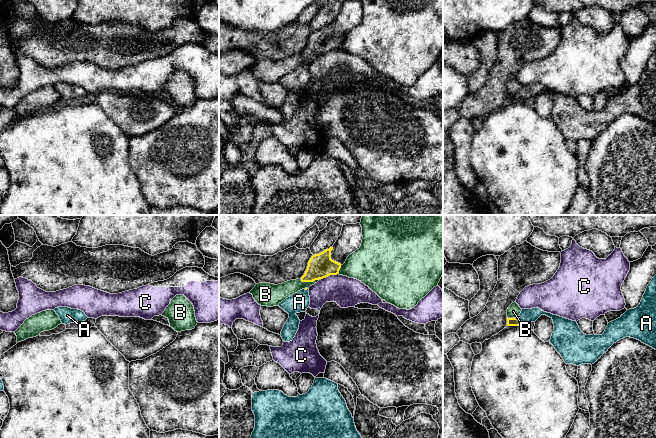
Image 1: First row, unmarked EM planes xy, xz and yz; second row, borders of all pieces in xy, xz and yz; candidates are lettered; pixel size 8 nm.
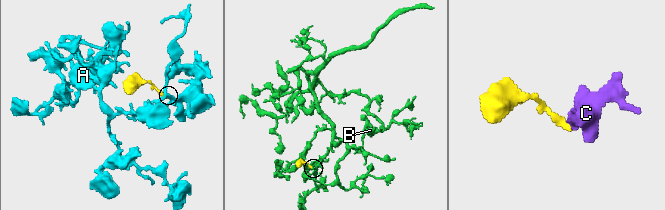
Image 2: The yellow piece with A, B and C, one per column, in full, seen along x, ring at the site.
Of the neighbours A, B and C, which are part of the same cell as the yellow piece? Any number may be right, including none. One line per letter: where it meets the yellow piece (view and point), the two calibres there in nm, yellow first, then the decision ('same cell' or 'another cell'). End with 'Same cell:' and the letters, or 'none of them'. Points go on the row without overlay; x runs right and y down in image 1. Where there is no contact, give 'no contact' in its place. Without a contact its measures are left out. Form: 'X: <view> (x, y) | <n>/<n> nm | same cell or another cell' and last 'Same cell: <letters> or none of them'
A: yz (521, 97) | 60/110 nm | same cell
B: xz (310, 57) | 200/130 nm | another cell
C: xz (329, 51) | 200/240 nm | another cell
Same cell: A

